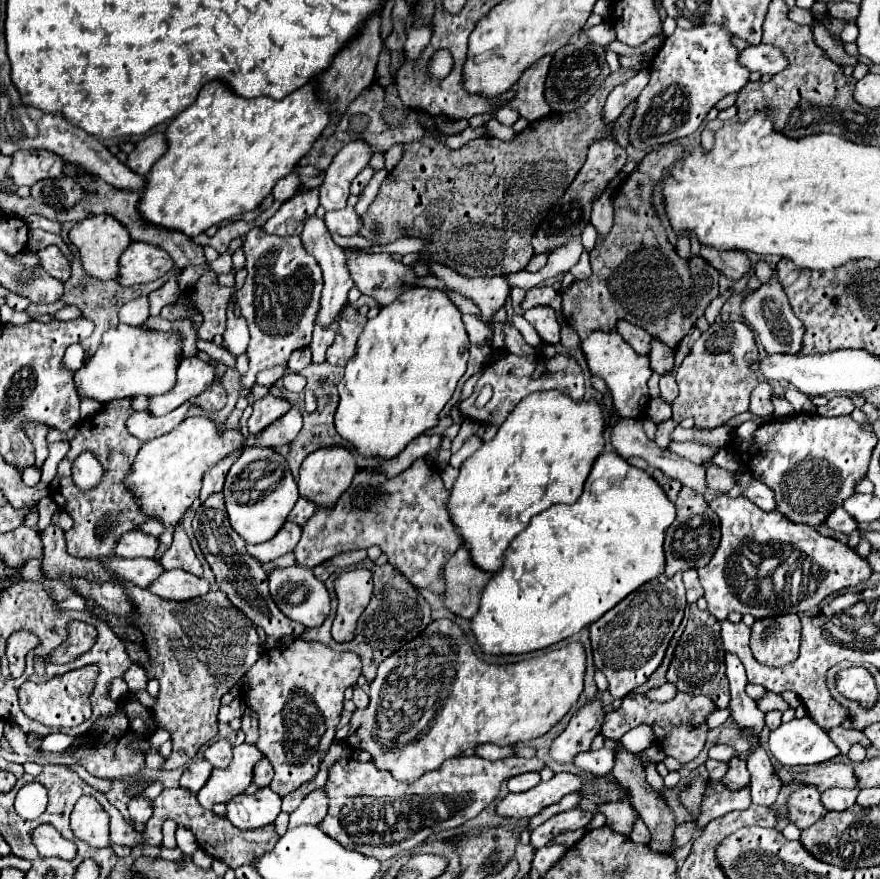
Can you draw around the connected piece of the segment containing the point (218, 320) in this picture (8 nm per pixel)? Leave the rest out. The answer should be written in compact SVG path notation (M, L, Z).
M247 269L235 271L235 287L225 287L217 283L217 274L207 271L187 293L187 299L201 311L203 325L199 327L201 339L213 339L215 335L225 333L225 311L229 297L243 287L247 277Z

